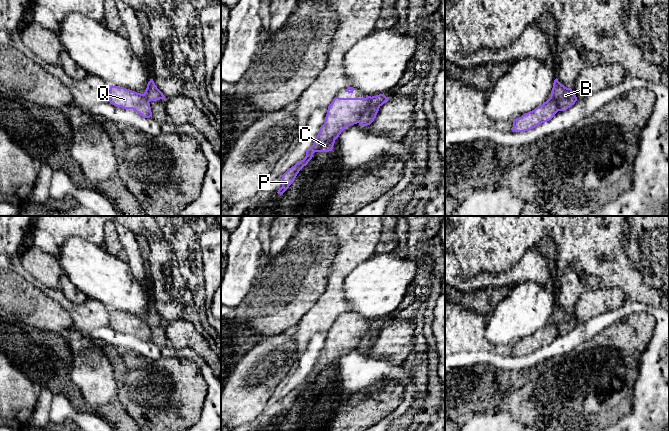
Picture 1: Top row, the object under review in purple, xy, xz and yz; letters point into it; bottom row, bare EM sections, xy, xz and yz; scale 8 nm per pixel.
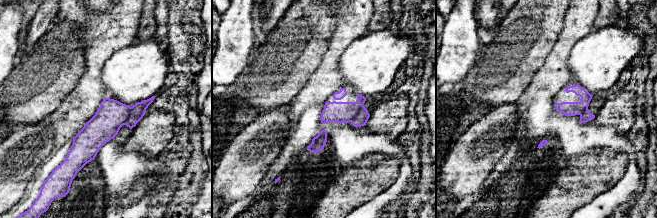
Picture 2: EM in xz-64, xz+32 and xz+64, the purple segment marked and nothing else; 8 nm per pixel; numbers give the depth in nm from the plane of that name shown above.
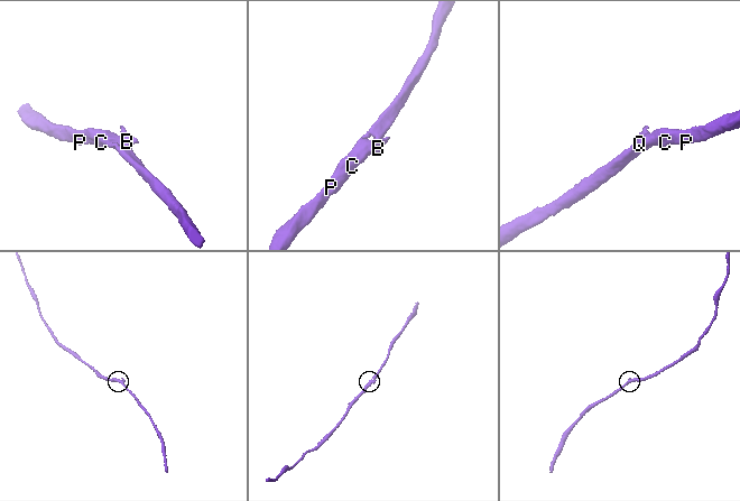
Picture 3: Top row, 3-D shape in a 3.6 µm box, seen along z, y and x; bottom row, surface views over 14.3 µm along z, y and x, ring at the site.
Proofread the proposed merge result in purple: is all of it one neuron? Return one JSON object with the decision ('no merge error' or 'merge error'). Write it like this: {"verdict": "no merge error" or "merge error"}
{"verdict": "merge error"}

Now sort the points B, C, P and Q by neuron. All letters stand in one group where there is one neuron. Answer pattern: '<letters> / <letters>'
B / C P Q

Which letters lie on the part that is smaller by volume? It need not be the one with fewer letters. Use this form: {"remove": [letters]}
{"remove": ["B"]}

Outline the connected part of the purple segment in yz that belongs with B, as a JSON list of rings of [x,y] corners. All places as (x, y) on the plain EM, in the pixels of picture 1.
[[[557,302],[554,304],[550,322],[557,326],[559,335],[566,335],[577,325],[572,313],[562,309]]]

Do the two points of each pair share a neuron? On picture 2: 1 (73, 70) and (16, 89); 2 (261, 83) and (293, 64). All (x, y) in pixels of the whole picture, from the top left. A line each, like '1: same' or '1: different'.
1: same
2: same

